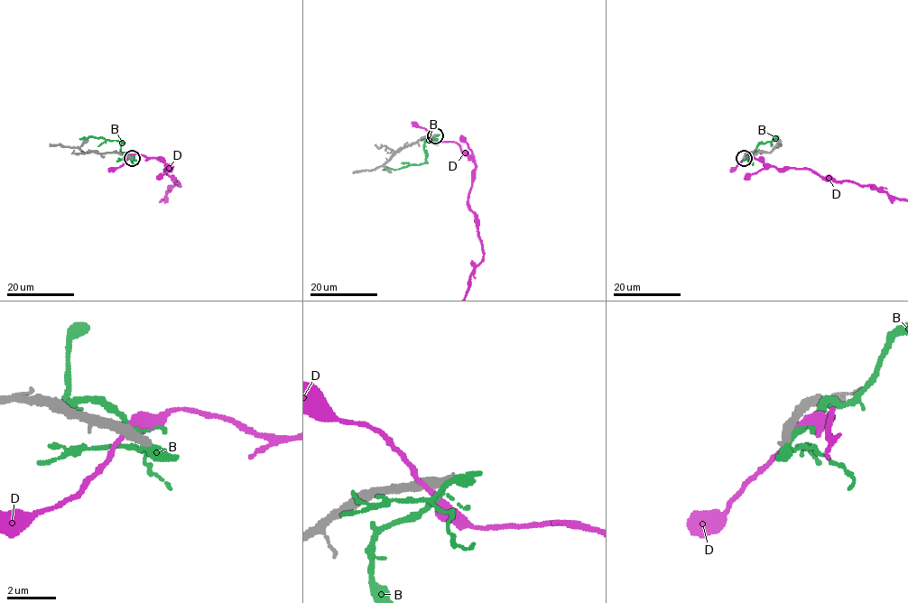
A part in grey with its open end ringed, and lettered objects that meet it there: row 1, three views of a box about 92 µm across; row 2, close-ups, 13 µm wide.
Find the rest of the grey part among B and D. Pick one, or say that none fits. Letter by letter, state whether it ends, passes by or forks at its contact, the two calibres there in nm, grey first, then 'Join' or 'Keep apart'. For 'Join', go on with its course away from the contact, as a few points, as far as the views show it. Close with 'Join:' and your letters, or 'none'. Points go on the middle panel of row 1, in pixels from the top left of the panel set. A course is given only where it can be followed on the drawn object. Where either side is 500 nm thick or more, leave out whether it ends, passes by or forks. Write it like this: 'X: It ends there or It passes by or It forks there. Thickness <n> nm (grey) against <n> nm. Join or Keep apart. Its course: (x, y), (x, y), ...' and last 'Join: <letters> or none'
B: It forks there. Thickness 420 nm (grey) against 240 nm. Keep apart
D: It passes by. Thickness 380 nm (grey) against 240 nm. Keep apart
Join: none

